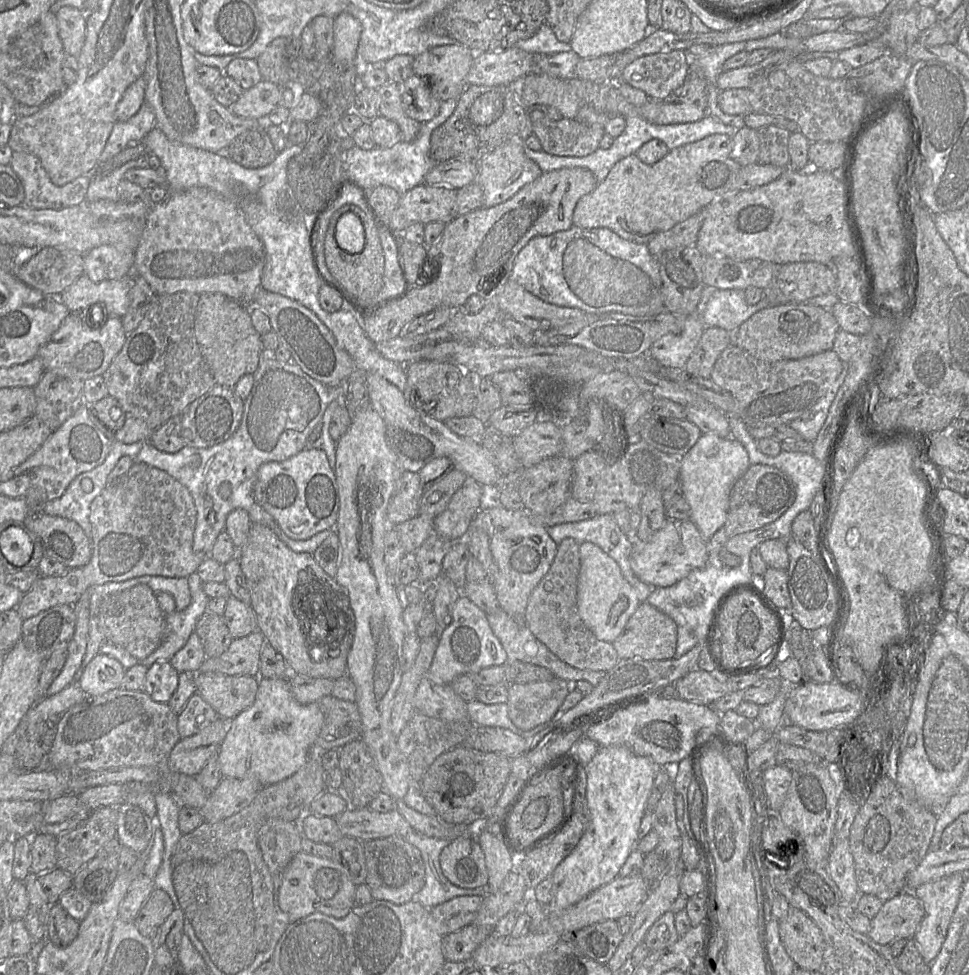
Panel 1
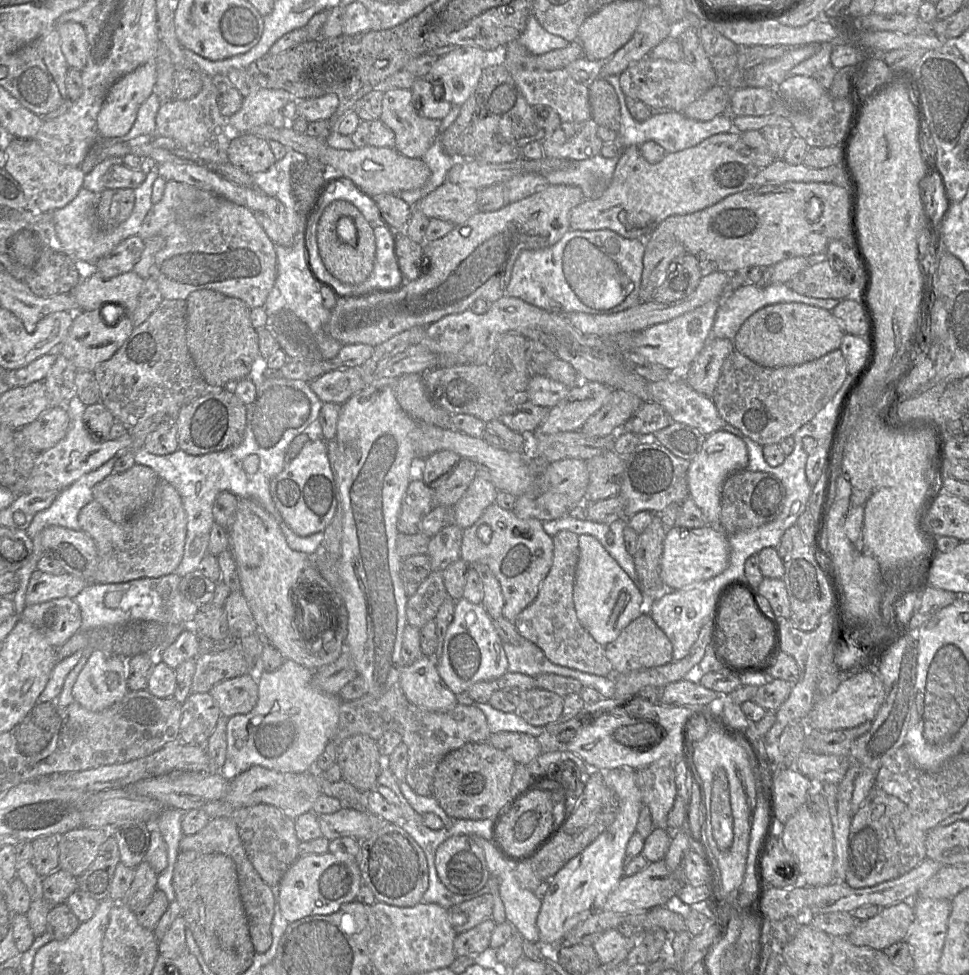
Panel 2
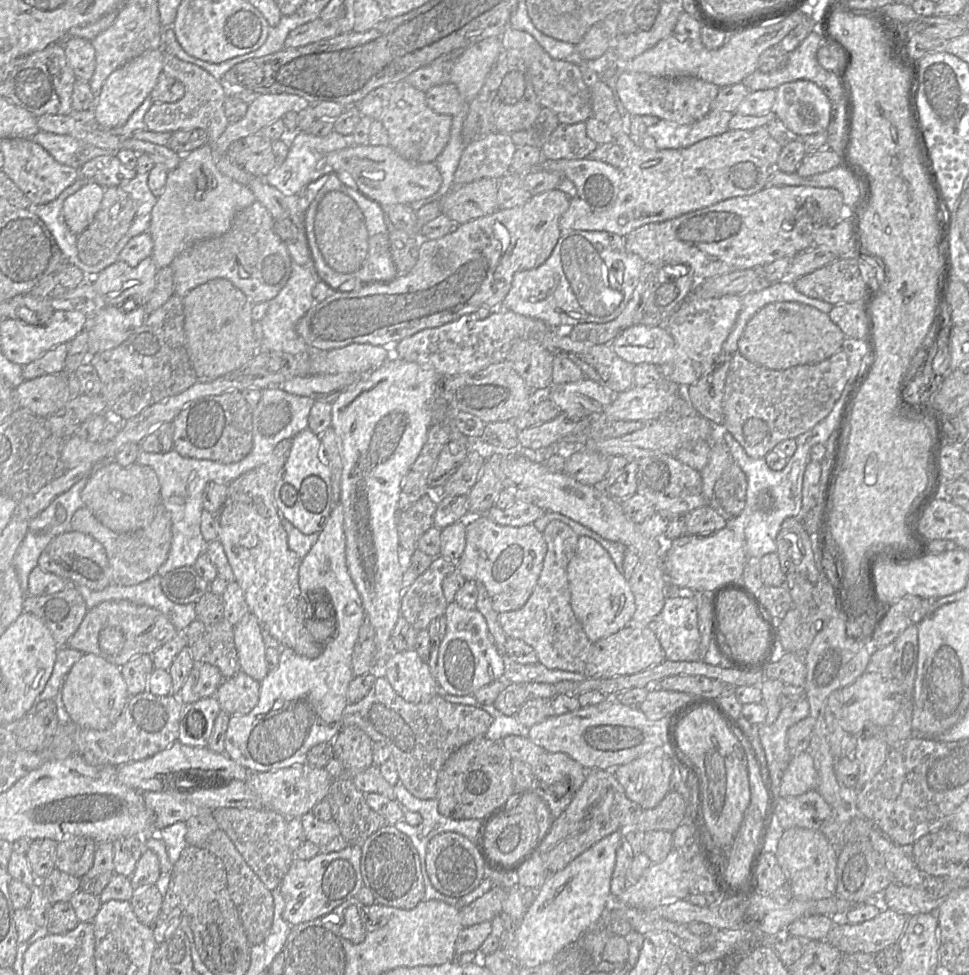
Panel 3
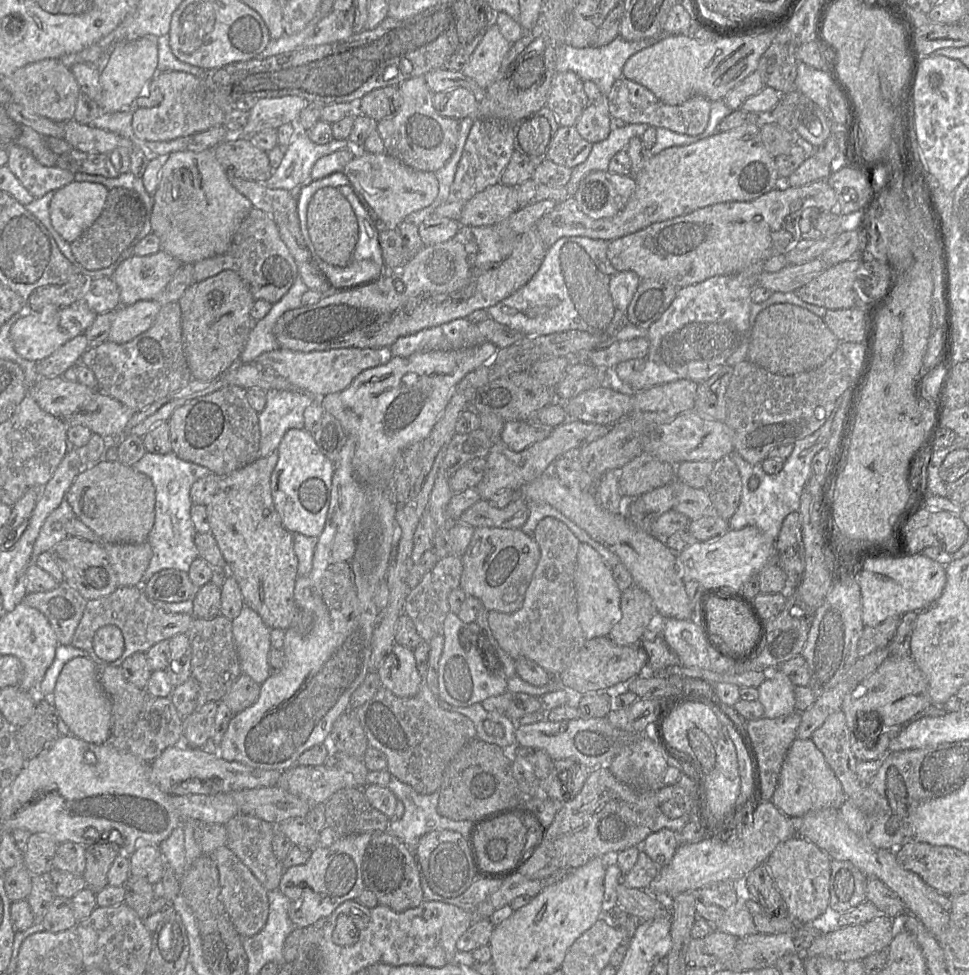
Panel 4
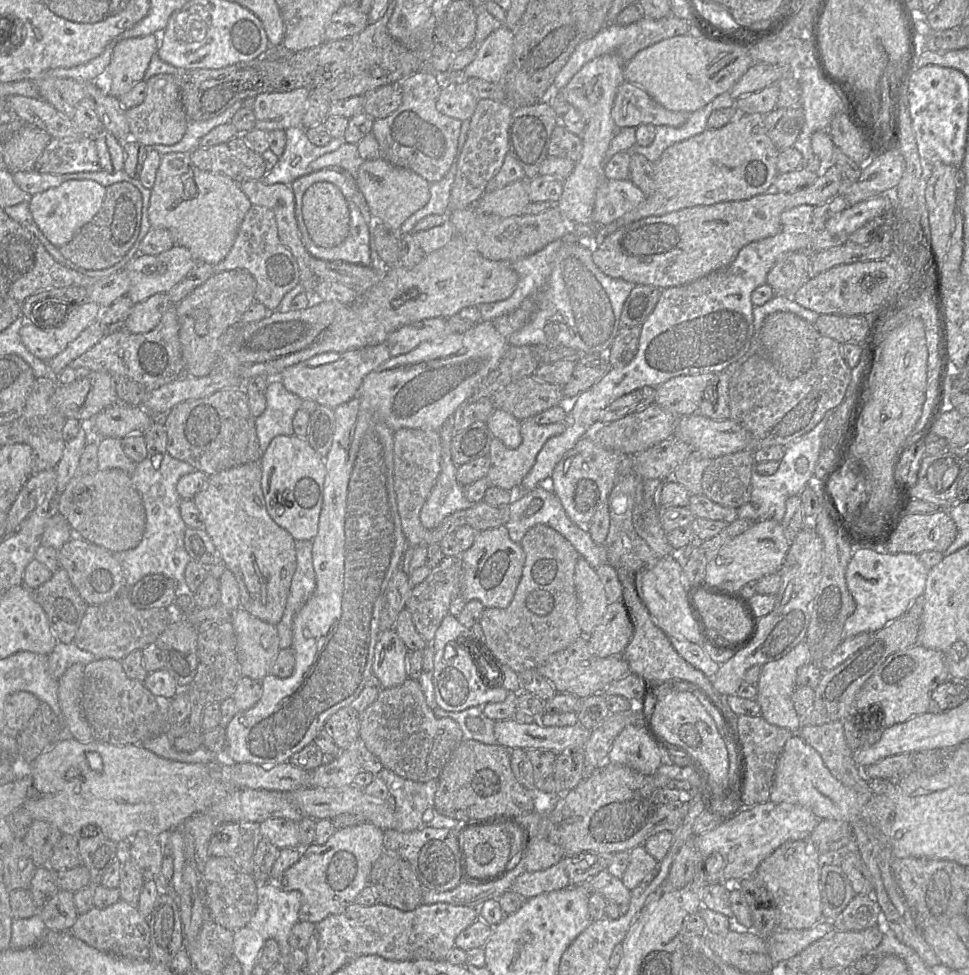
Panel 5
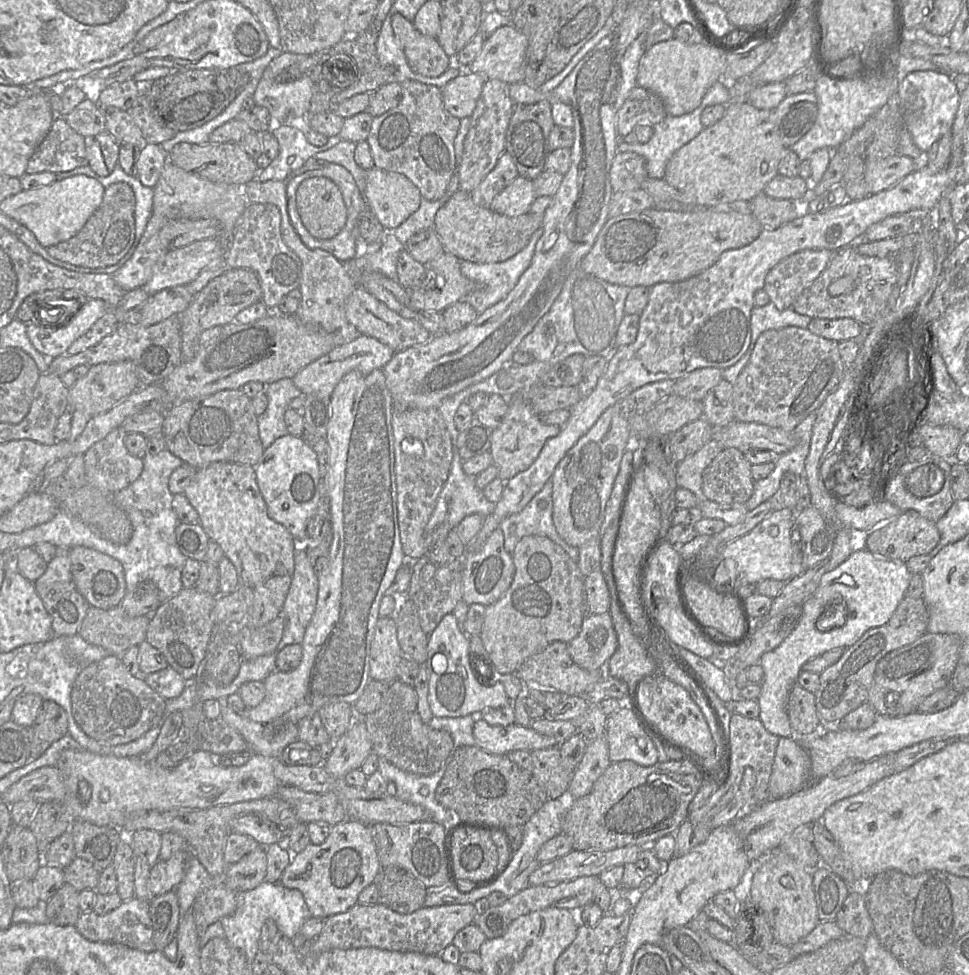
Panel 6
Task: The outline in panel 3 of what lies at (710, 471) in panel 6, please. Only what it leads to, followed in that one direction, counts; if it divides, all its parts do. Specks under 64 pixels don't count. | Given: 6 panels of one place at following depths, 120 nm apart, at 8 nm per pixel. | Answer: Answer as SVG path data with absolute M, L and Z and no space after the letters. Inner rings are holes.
M733 462L714 485L709 505L726 521L737 517L745 507L747 477Z

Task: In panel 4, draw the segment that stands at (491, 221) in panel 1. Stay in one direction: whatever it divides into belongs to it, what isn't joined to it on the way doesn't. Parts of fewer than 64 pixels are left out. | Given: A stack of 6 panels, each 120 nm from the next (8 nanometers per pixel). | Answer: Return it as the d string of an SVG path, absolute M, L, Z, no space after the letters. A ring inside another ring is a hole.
M545 199L519 208L505 220L488 226L460 225L451 239L424 246L399 269L383 269L383 275L354 288L332 290L313 305L286 311L274 326L280 348L297 352L327 351L339 348L390 347L399 337L438 326L457 318L467 318L477 309L488 309L526 284L540 268L547 247L537 232L541 217L557 202Z

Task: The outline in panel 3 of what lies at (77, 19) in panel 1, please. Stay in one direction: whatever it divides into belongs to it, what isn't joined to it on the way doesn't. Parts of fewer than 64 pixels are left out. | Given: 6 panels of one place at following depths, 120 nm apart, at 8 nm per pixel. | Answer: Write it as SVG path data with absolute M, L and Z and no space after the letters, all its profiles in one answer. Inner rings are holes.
M79 37L63 40L66 58L78 79L89 82L96 66L92 41Z

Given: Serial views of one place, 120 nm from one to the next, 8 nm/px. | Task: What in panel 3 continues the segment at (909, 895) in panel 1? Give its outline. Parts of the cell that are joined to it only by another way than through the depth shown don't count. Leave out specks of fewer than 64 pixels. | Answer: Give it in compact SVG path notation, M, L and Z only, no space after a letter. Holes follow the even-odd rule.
M884 907L882 911L873 919L858 924L840 922L835 924L829 931L826 941L836 947L842 954L866 953L877 954L888 946L898 944L908 916Z

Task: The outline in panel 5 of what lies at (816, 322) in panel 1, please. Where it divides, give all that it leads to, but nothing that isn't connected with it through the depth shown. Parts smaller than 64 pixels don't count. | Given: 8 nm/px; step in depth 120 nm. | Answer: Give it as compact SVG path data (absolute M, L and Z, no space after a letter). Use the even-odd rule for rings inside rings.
M774 312L763 321L760 329L760 346L756 353L769 360L783 377L795 379L811 367L820 335L814 324L799 316L790 312Z

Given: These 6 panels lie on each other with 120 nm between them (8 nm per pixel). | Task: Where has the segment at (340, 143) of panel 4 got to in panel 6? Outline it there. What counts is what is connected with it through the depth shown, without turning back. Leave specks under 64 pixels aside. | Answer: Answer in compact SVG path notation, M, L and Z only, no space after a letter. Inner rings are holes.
M277 124L271 129L279 144L279 154L265 169L257 169L253 180L286 181L293 171L300 169L309 158L323 152L342 141L338 135L332 136L323 146L314 146L306 138L302 124Z

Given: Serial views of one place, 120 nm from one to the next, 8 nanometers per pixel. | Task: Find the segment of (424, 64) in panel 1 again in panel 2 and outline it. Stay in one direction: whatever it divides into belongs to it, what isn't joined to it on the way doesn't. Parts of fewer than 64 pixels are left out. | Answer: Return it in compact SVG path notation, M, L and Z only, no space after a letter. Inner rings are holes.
M460 46L437 59L432 68L423 78L441 81L445 87L444 99L452 105L461 106L474 92L484 68L491 56L485 50L474 46Z

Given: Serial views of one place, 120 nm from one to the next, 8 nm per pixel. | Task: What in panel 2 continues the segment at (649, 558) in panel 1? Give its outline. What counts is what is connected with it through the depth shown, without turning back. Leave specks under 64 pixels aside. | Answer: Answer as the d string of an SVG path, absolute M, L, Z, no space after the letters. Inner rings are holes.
M719 522L719 527L712 527L710 525L706 525L702 528L691 528L690 529L690 528L683 528L683 527L675 526L673 528L667 529L667 531L666 531L666 535L664 538L663 551L662 551L662 555L660 558L660 578L663 582L664 586L668 590L682 589L686 586L693 585L694 583L698 583L701 581L711 579L711 578L719 575L720 573L722 573L728 567L729 553L730 553L730 550L729 550L728 536L725 532L723 532L720 529L720 522Z

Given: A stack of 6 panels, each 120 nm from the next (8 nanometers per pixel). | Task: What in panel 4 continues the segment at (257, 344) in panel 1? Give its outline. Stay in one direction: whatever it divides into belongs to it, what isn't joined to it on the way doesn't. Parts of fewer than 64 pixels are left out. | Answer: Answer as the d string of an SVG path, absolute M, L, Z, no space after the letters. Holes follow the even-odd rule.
M232 270L193 283L184 291L178 303L183 349L193 380L214 380L238 363L251 331L250 311L254 302L245 281Z

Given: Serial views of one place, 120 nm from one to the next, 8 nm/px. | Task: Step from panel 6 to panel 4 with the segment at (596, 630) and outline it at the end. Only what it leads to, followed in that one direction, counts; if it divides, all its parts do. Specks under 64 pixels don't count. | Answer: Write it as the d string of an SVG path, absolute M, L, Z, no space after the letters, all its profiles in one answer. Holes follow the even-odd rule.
M633 585L621 594L621 619L613 626L608 637L616 644L640 644L647 626L657 614L651 596Z

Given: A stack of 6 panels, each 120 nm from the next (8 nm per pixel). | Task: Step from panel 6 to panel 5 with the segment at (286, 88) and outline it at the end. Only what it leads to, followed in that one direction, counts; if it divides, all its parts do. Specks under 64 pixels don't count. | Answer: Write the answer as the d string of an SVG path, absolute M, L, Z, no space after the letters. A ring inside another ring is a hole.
M297 88L287 92L261 93L255 96L255 128L271 131L302 126L309 90Z

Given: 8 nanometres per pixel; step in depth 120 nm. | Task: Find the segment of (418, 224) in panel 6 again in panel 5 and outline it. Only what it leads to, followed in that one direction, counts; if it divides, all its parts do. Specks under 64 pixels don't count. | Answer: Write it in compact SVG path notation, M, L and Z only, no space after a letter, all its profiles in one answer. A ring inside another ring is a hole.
M455 158L453 159L452 165L446 175L438 182L430 183L430 198L427 204L421 209L413 213L406 221L402 224L399 229L400 233L411 233L416 223L425 218L426 216L436 215L447 215L449 212L449 200L451 194L451 188L455 180L457 171L455 165Z

